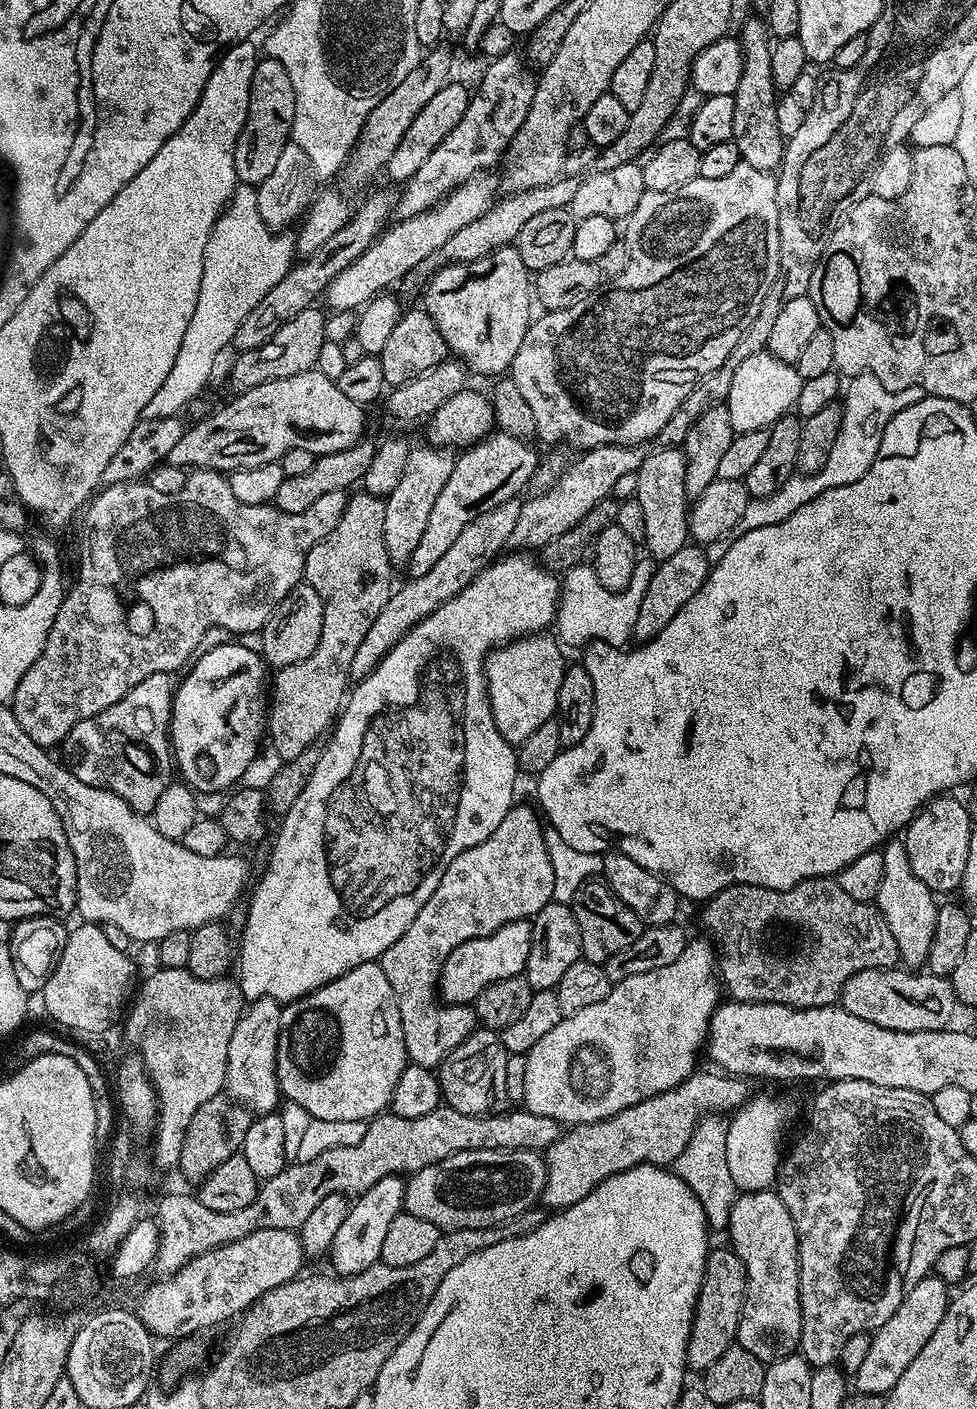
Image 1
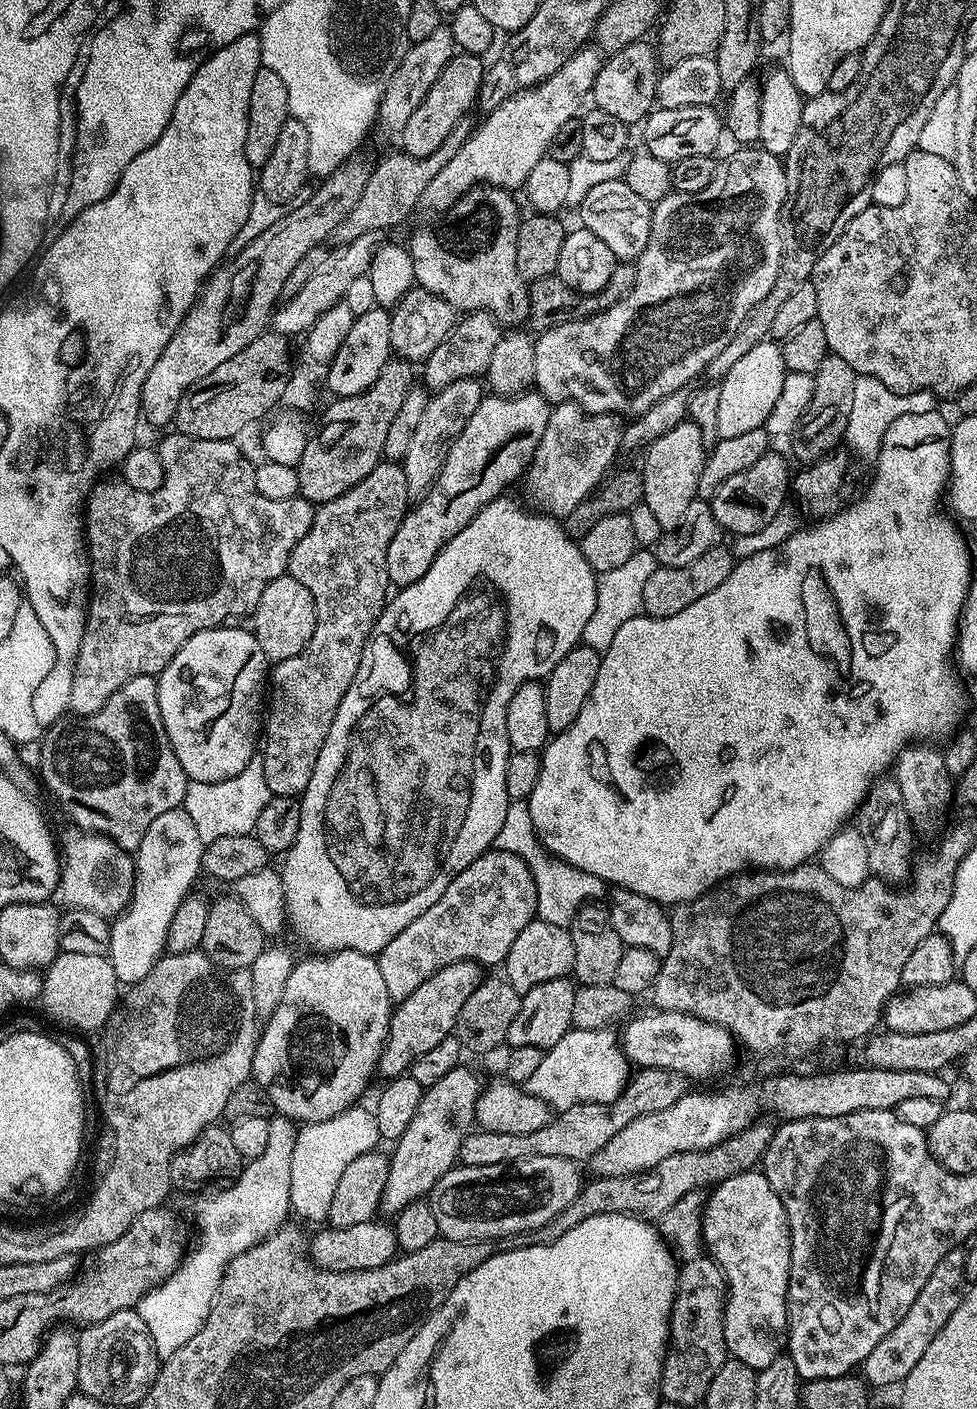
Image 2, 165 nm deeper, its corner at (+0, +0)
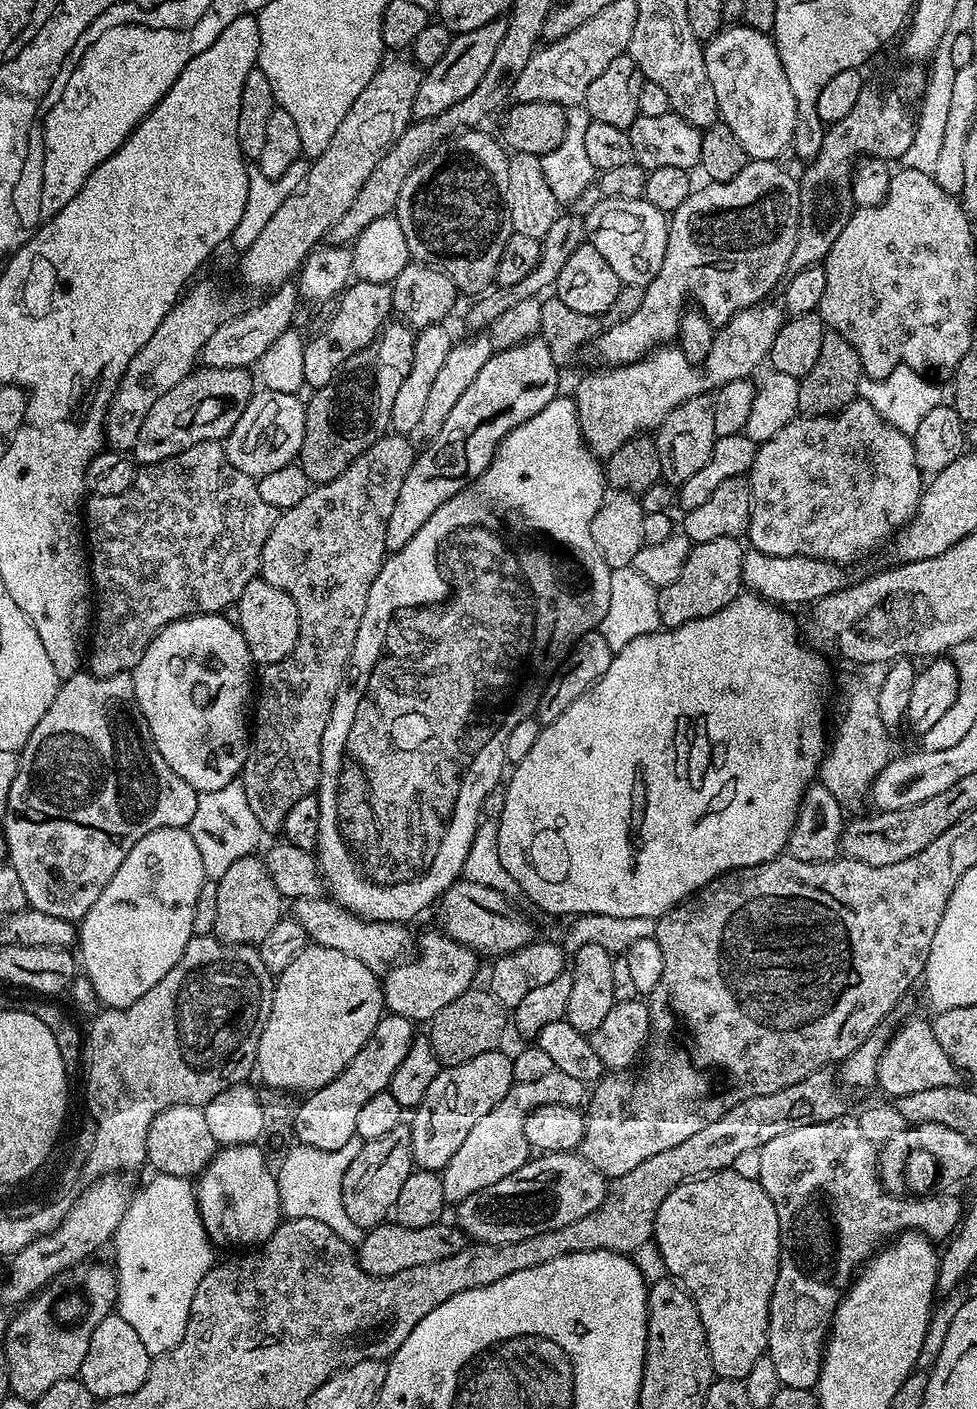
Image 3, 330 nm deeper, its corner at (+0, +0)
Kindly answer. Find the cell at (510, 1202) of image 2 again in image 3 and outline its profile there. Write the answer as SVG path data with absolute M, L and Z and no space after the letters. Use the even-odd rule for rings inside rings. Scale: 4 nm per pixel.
M550 1152L529 1159L514 1174L470 1194L455 1205L455 1227L477 1244L509 1244L586 1218L604 1201L606 1178L576 1152Z

